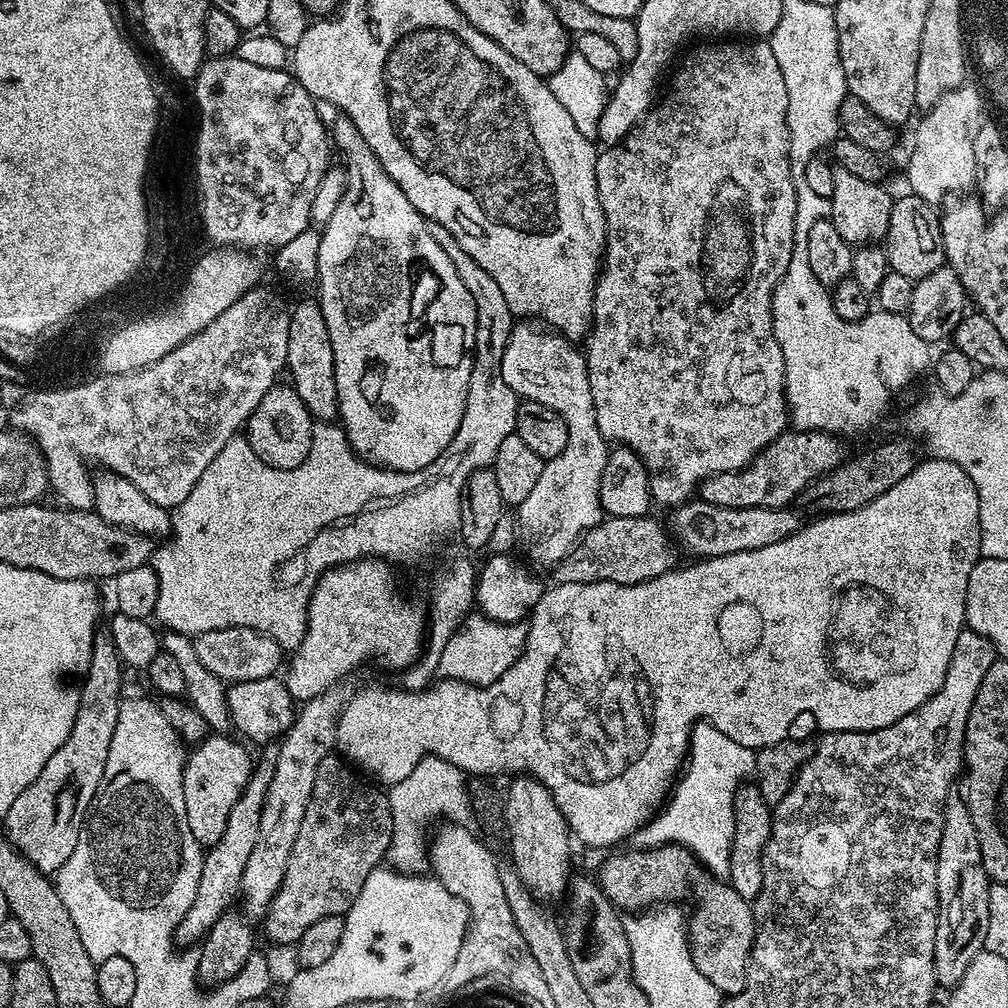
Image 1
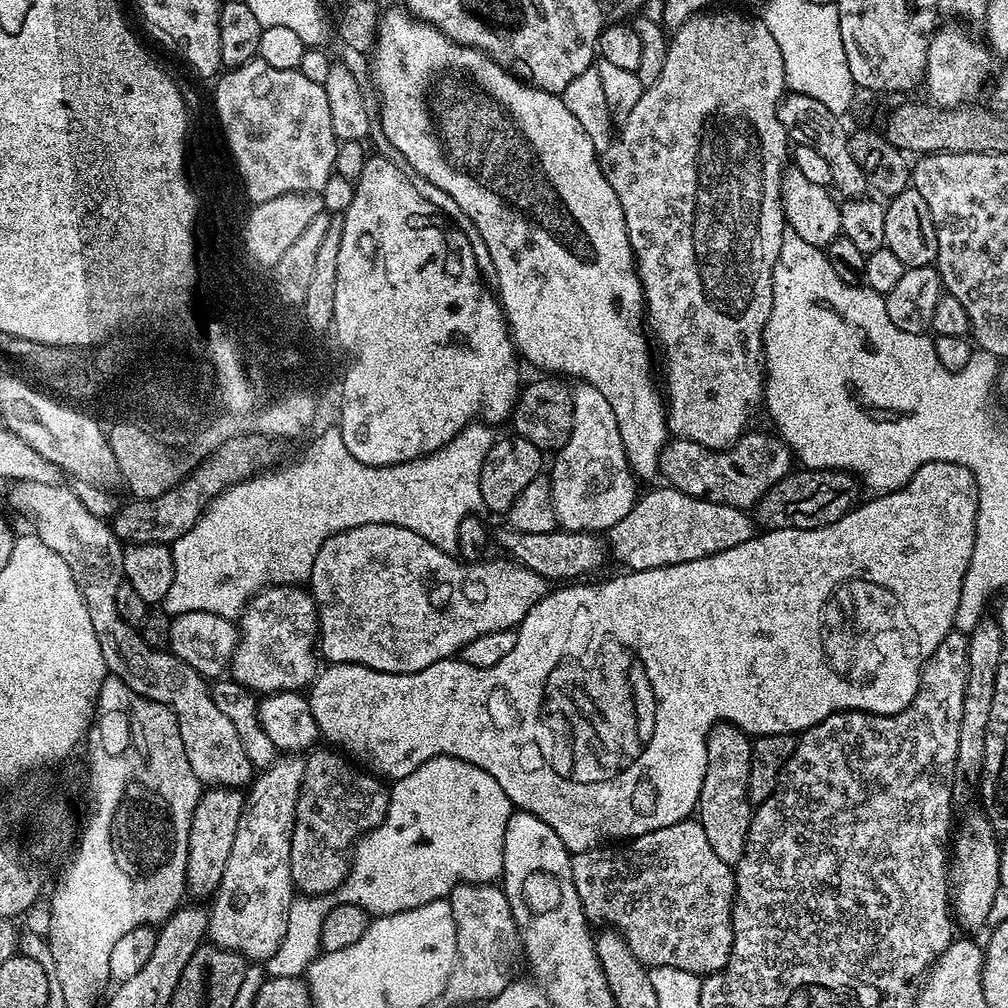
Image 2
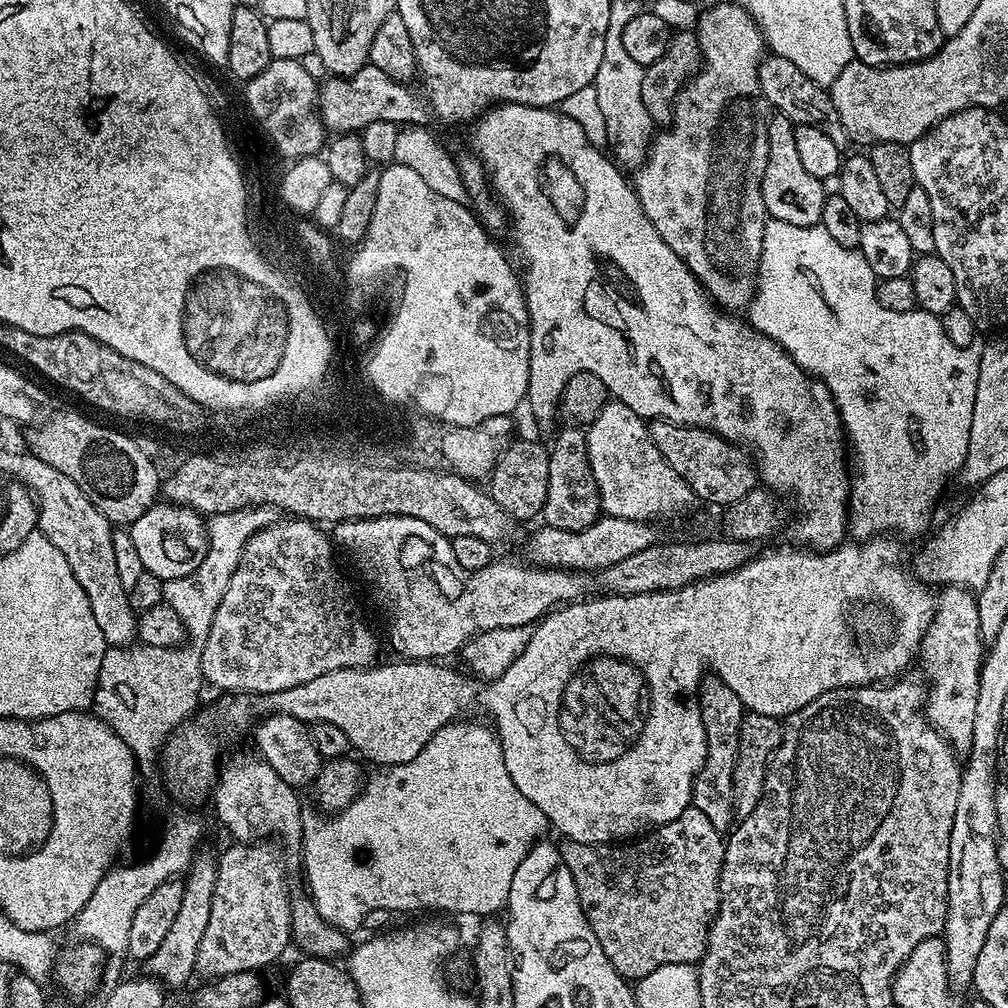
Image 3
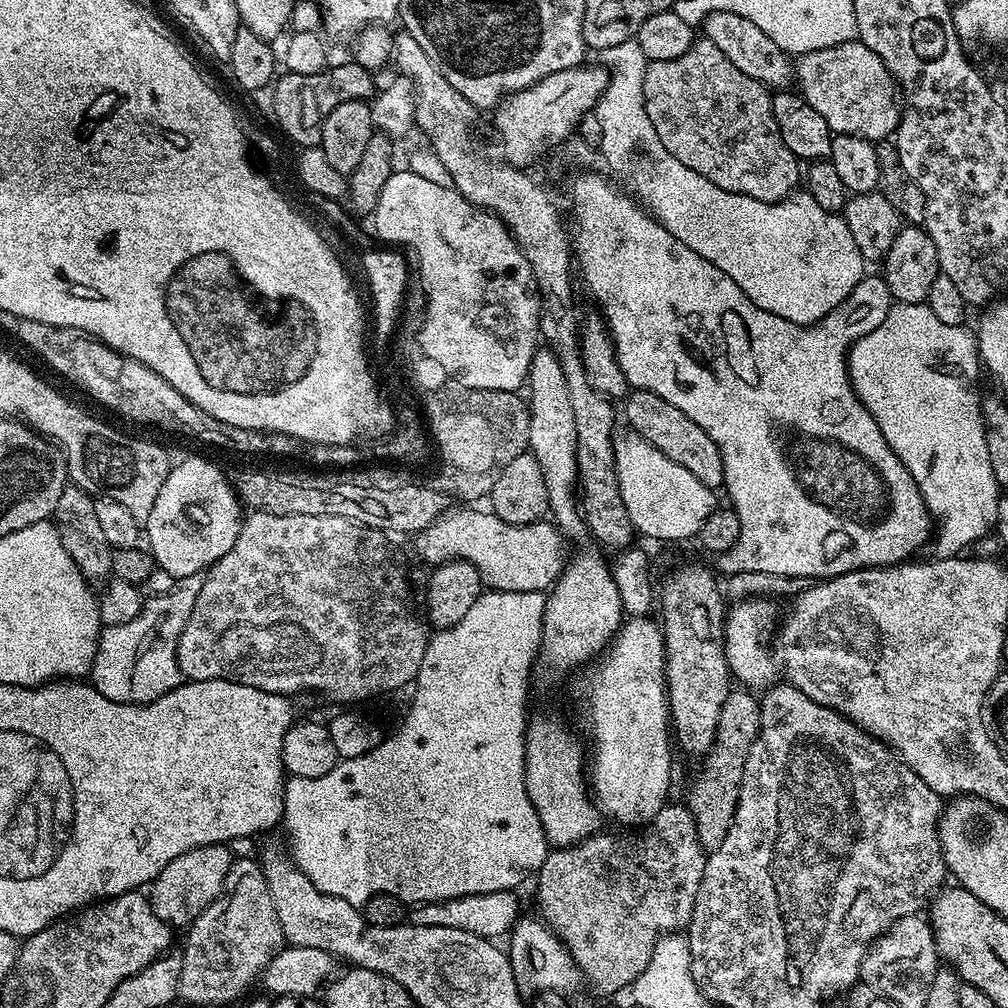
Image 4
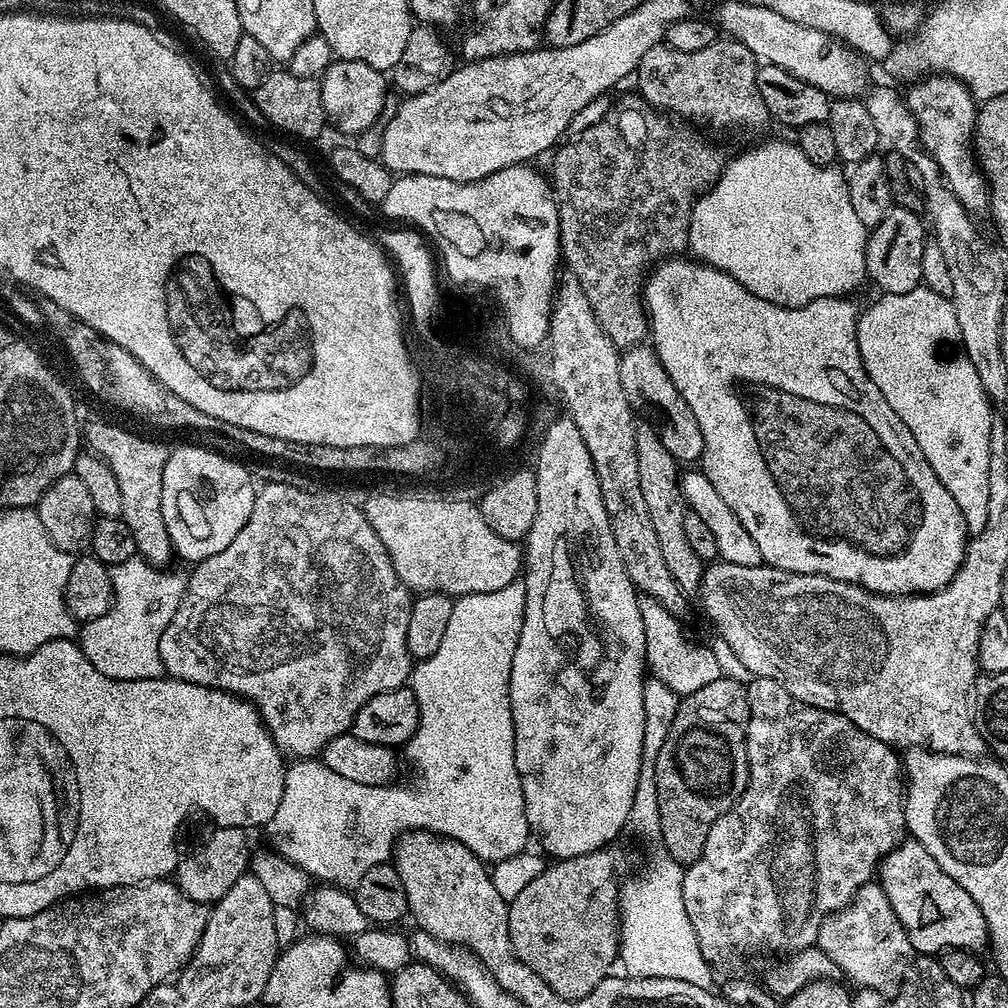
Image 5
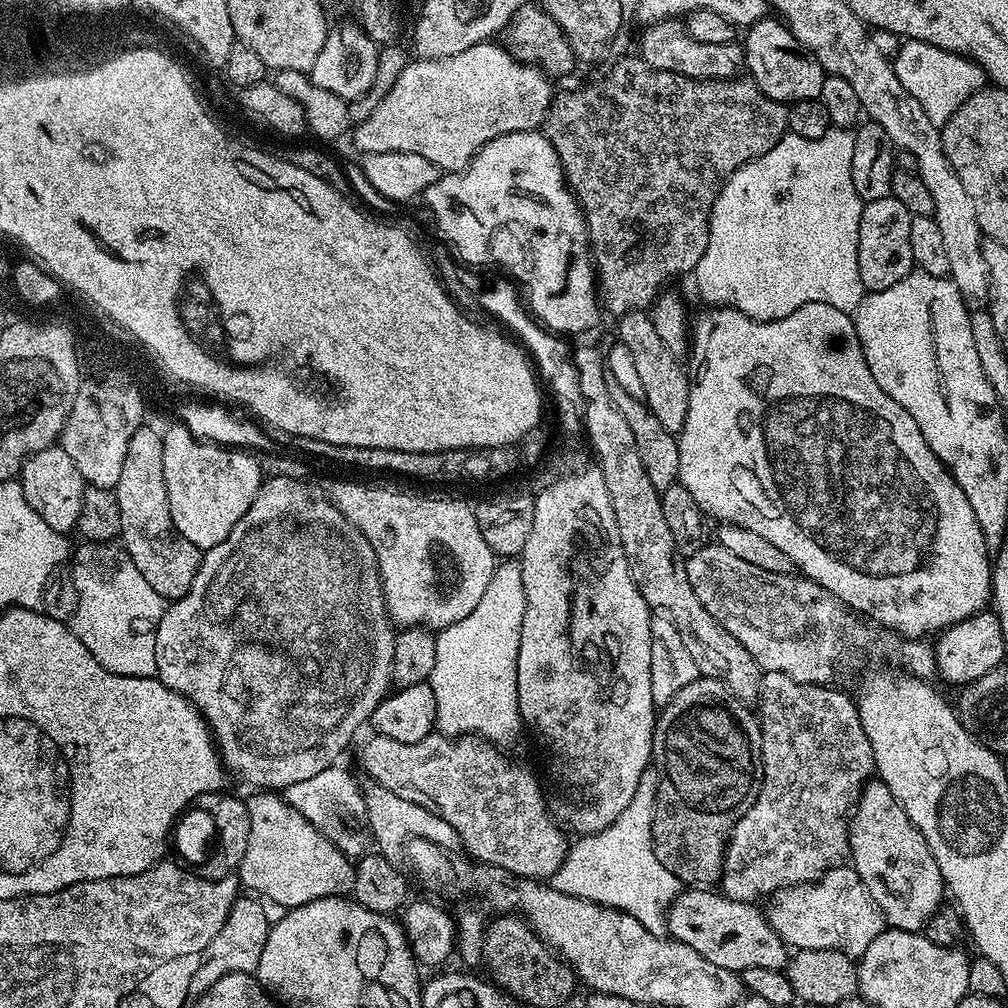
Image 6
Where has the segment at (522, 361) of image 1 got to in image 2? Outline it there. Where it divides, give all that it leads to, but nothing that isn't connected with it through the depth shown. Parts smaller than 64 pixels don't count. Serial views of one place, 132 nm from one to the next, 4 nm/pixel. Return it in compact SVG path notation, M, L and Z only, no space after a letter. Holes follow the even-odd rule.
M583 382L577 383L575 387L571 389L574 422L570 430L570 438L555 453L556 461L552 464L552 476L550 475L552 508L556 512L559 527L563 531L600 534L612 528L614 522L622 522L622 518L630 514L630 510L638 499L638 491L636 492L638 480L628 465L622 435L619 434L618 421L614 418L610 402L602 398L602 390L598 390L593 384Z

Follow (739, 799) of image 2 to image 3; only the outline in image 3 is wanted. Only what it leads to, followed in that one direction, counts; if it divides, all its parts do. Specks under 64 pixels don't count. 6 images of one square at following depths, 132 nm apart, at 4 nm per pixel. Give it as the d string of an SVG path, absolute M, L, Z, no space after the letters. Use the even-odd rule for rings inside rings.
M719 678L705 679L701 683L698 695L702 726L706 734L706 758L692 787L691 807L702 810L702 814L710 818L714 830L724 834L734 824L736 800L732 797L732 783L734 766L738 762L738 738L746 715L746 706L742 698L738 698L738 694L734 694L734 690L730 690L730 686L726 686L726 682Z

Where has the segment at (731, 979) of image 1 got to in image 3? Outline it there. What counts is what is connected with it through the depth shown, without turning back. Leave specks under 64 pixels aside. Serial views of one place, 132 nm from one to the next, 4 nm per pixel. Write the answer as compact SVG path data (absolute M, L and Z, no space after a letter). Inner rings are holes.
M689 806L686 810L682 810L682 814L674 822L663 824L649 836L652 837L642 841L641 844L620 842L613 846L612 844L587 844L586 842L564 840L559 845L562 858L576 883L582 910L594 930L598 942L602 942L602 950L606 954L606 958L610 958L614 970L618 970L618 974L629 982L639 982L646 974L654 974L654 970L658 970L658 966L695 965L699 962L708 951L708 928L712 925L712 919L716 916L720 905L720 867L724 861L725 841L722 839L722 834L718 830L714 830L710 818L706 818L706 814L702 814L702 810Z

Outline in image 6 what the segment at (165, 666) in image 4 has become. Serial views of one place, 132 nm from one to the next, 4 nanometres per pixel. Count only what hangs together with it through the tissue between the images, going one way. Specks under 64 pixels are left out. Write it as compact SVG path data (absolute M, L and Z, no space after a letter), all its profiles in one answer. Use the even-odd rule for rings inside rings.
M124 547L96 551L100 552L80 552L76 561L75 556L71 561L70 579L77 590L77 608L70 621L72 633L106 670L119 676L155 677L156 624L147 616L156 596L154 586L142 578L142 570L134 566Z

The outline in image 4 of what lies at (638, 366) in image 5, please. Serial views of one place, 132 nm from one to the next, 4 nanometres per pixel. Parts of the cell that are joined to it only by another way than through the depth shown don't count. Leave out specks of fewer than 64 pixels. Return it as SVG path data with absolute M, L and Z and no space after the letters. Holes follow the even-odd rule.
M632 390L623 401L622 407L623 419L624 416L628 419L627 427L646 438L650 446L662 450L662 454L666 454L670 462L678 462L678 466L690 470L690 474L694 474L694 478L698 478L698 482L708 488L716 490L723 485L724 463L718 454L718 446L714 446L710 434L706 434L706 430L702 430L698 422L690 422L690 418L686 418L686 414L678 410L678 406L670 406L666 398L658 398L658 394L653 392Z

